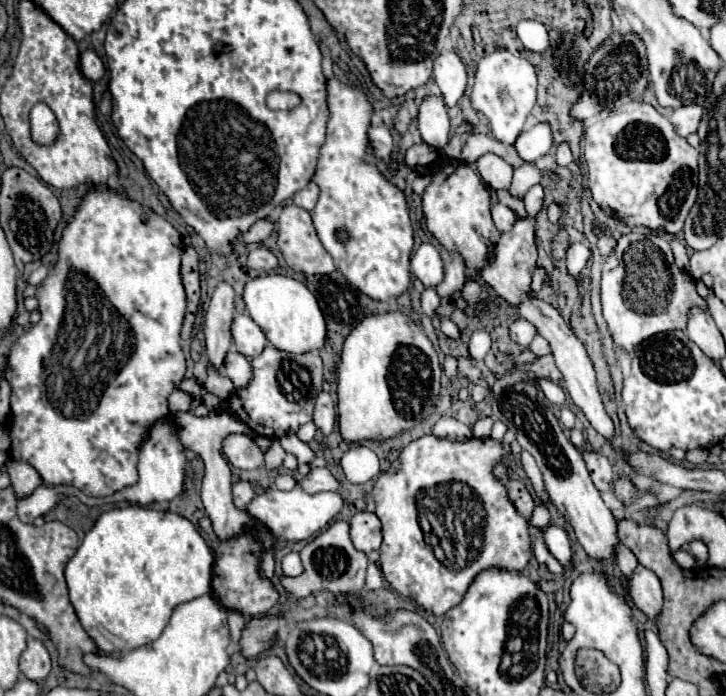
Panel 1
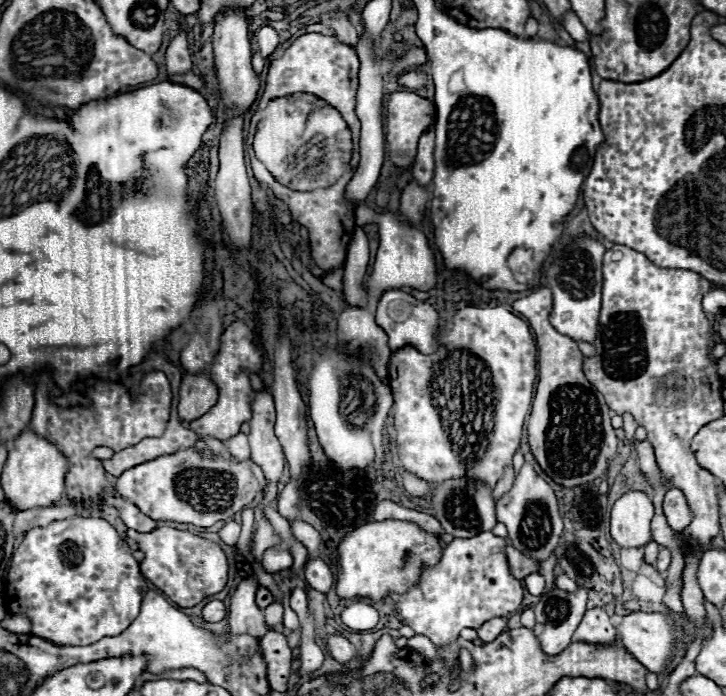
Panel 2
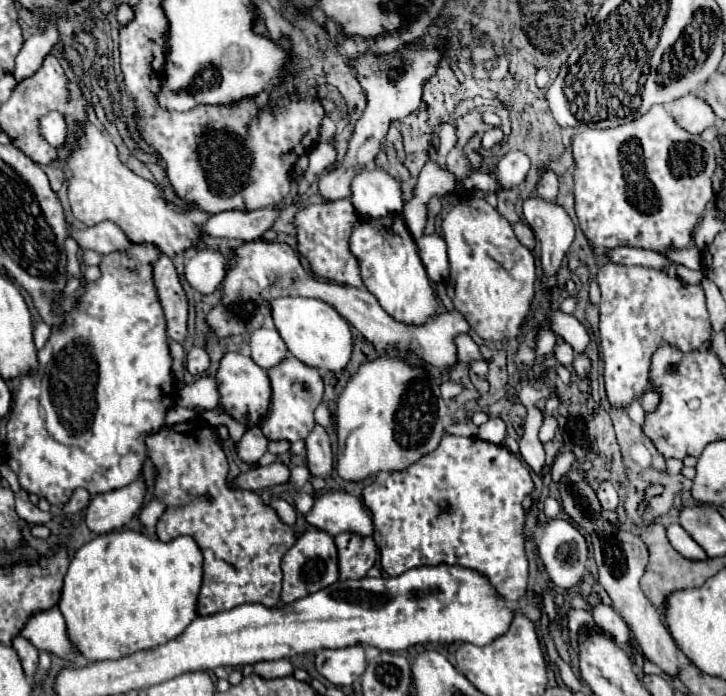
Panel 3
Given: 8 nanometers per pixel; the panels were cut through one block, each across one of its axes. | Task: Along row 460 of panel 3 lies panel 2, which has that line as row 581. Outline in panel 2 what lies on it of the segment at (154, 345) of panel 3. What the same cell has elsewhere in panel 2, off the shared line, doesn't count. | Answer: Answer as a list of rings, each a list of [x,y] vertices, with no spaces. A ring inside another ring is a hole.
[[[74,516],[52,522],[50,526],[36,526],[28,530],[22,544],[12,556],[8,570],[10,596],[4,598],[10,614],[26,614],[32,620],[32,634],[46,638],[54,644],[86,646],[110,634],[122,634],[126,626],[138,616],[146,582],[140,574],[132,550],[120,540],[116,528],[104,518]]]

